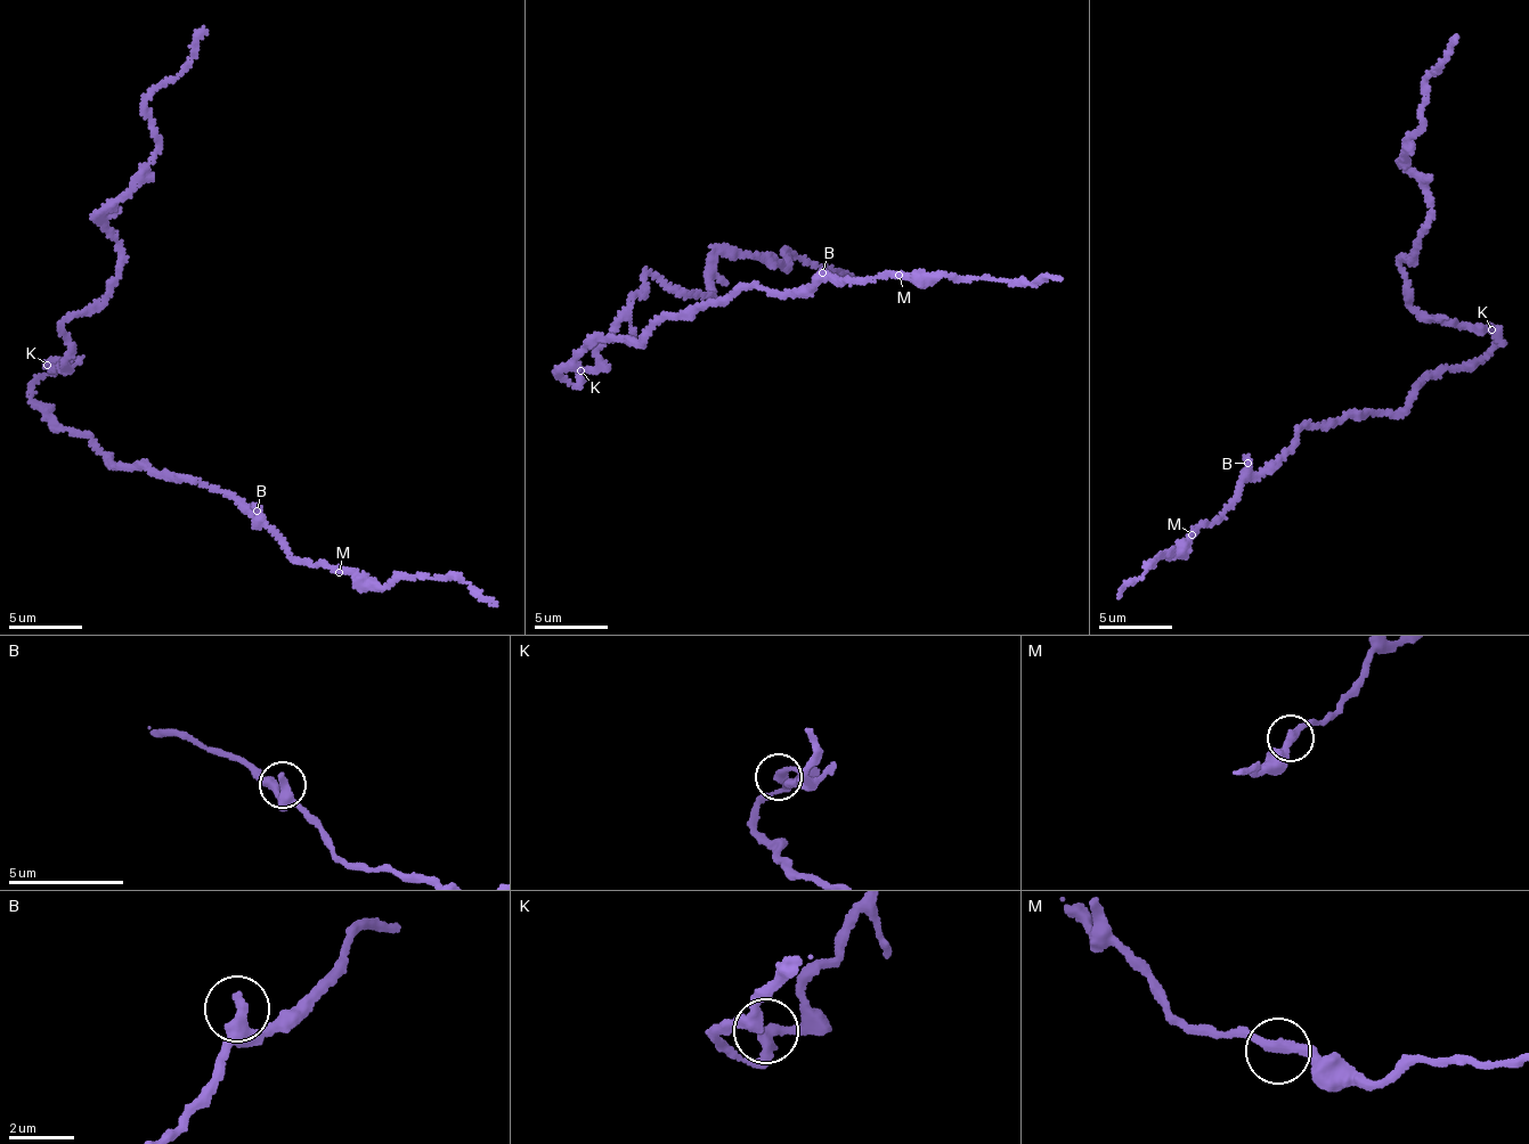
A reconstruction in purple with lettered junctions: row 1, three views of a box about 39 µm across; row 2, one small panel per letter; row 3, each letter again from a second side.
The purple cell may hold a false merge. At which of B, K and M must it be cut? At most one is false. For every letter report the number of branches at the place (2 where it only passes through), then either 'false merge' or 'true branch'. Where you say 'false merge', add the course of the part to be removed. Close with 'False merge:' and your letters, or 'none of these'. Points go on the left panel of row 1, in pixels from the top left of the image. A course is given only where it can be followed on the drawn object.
B: 2 | true branch
K: 2 | false merge | (48, 365), (66, 367), (63, 329), (118, 274), (104, 210), (154, 155), (147, 98), (203, 26)
M: 2 | true branch
False merge: K

